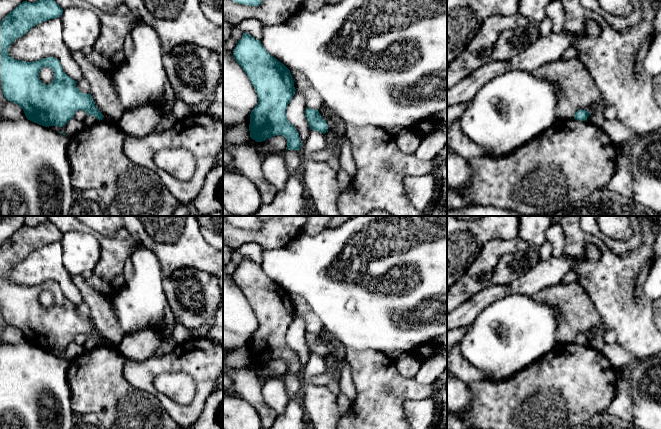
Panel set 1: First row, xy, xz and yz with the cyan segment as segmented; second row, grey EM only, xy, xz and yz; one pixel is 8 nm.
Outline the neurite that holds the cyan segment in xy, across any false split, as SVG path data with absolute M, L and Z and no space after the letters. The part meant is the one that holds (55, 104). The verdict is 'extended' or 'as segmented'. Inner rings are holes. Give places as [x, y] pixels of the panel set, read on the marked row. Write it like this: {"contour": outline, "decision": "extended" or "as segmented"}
{"contour": "M39 0L33 3L23 1L13 9L2 21L0 21L0 80L2 82L2 92L6 99L19 105L28 120L39 125L49 127L63 127L74 117L78 110L83 110L87 115L92 115L98 120L103 119L103 114L96 107L90 93L81 93L76 87L76 81L69 77L62 69L60 61L54 57L47 57L38 61L26 62L12 58L8 54L8 48L19 37L26 34L33 26L53 18L61 17L63 9L54 0ZM43 67L49 67L54 72L54 80L49 84L44 84L39 78L39 72Z", "decision": "as segmented"}

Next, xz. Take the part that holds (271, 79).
{"contour": "M243 33L242 38L238 40L233 56L247 74L258 97L258 104L250 114L249 131L251 139L262 142L273 136L282 135L287 139L286 149L300 150L302 143L298 131L286 117L287 106L296 91L290 70L271 56L261 41L248 33Z", "decision": "as segmented"}

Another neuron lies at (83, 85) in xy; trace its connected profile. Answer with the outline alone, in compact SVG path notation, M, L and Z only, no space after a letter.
M85 78L78 81L76 83L76 87L79 89L81 93L85 93L85 94L90 93L90 85L89 85L89 82Z

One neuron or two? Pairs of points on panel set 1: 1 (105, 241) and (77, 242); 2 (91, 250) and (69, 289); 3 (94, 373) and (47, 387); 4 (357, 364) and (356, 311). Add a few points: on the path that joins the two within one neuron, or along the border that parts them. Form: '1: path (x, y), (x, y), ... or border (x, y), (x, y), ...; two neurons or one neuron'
1: border (77, 231), (90, 233), (98, 242), (97, 264); two neurons
2: border (62, 252), (62, 264), (70, 275); two neurons
3: border (69, 361), (67, 383), (71, 404); two neurons
4: border (346, 347), (358, 350), (378, 350), (380, 352); two neurons

